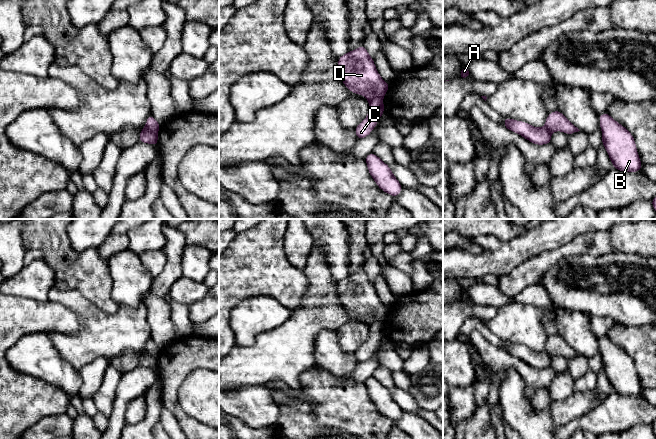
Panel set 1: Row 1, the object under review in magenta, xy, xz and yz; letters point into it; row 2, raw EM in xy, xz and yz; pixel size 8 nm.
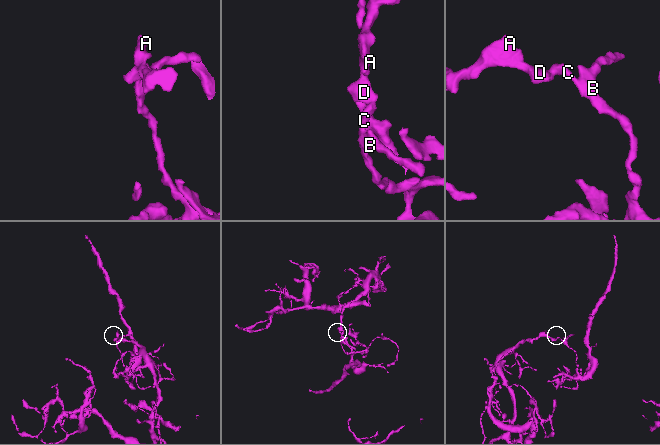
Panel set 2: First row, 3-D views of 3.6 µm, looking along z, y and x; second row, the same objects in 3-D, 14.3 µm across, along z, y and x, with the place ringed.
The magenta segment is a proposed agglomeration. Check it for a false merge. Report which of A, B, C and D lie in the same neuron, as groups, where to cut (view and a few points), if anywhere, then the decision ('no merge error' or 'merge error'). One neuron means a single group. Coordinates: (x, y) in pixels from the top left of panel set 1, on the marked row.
groups A D / B C; cut xz (382, 97), (374, 97), (369, 101); merge error

